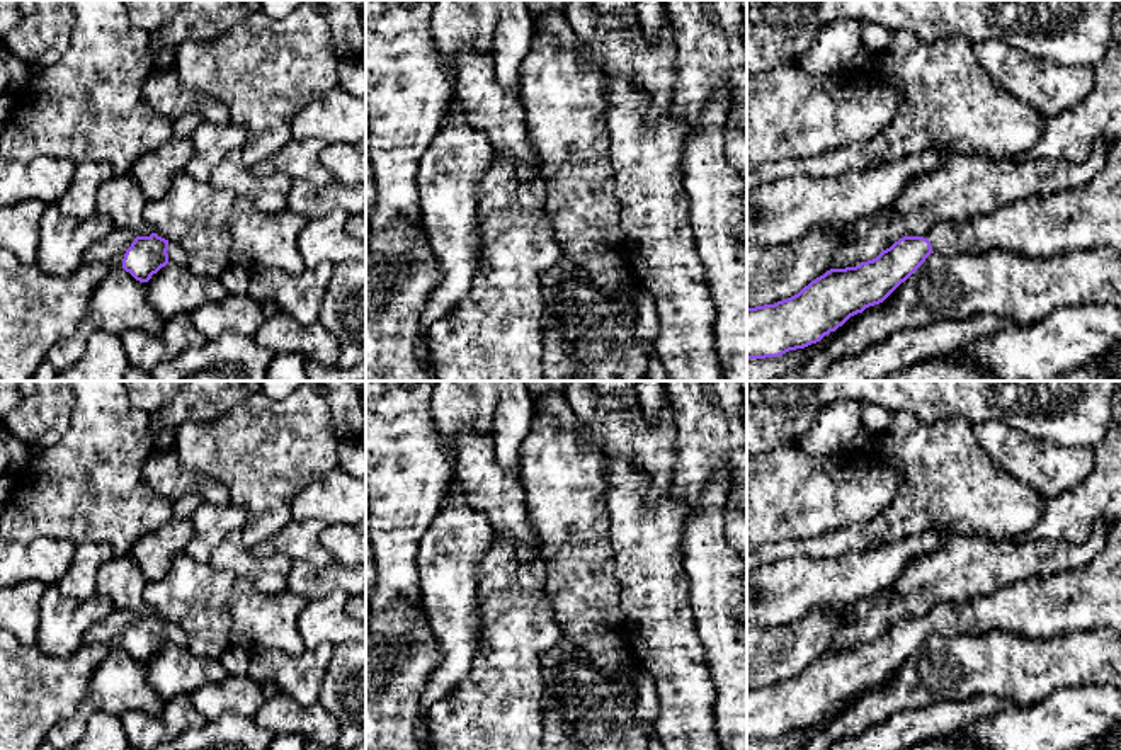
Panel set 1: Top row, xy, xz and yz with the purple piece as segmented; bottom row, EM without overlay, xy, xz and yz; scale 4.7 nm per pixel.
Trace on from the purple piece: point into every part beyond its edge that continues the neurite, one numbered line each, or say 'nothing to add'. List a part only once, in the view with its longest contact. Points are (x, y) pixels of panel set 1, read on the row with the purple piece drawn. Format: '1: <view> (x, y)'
1: xy (109, 250)

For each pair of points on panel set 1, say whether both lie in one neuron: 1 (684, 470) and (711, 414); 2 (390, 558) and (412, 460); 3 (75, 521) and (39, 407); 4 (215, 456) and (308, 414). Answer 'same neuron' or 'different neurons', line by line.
1: same neuron
2: same neuron
3: different neurons
4: same neuron

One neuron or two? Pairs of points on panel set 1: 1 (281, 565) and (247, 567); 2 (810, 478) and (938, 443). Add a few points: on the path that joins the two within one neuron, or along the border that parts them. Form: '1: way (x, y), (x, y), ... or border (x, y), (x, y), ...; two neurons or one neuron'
1: way (273, 567), (256, 567); one neuron
2: border (864, 456), (885, 463), (897, 475), (895, 495); two neurons

